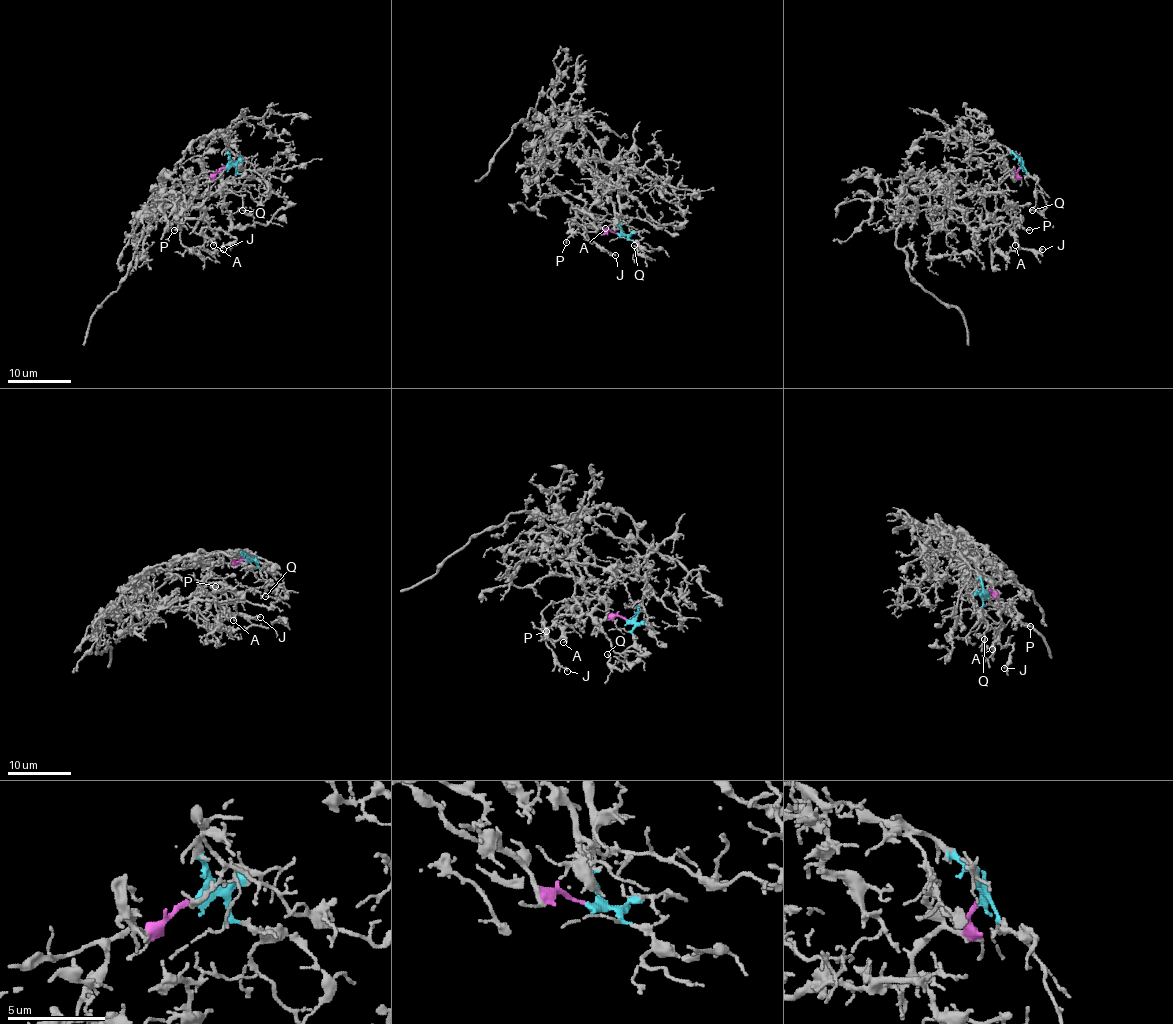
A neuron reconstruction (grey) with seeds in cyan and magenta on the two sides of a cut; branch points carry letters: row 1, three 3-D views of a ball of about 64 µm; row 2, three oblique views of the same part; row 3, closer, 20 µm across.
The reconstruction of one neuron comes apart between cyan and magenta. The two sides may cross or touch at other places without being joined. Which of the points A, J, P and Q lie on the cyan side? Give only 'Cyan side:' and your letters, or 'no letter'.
Cyan side: Q

